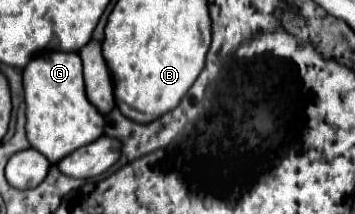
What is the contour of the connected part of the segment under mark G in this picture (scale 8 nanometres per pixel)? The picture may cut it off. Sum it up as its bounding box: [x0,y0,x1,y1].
[23,51,105,163]

